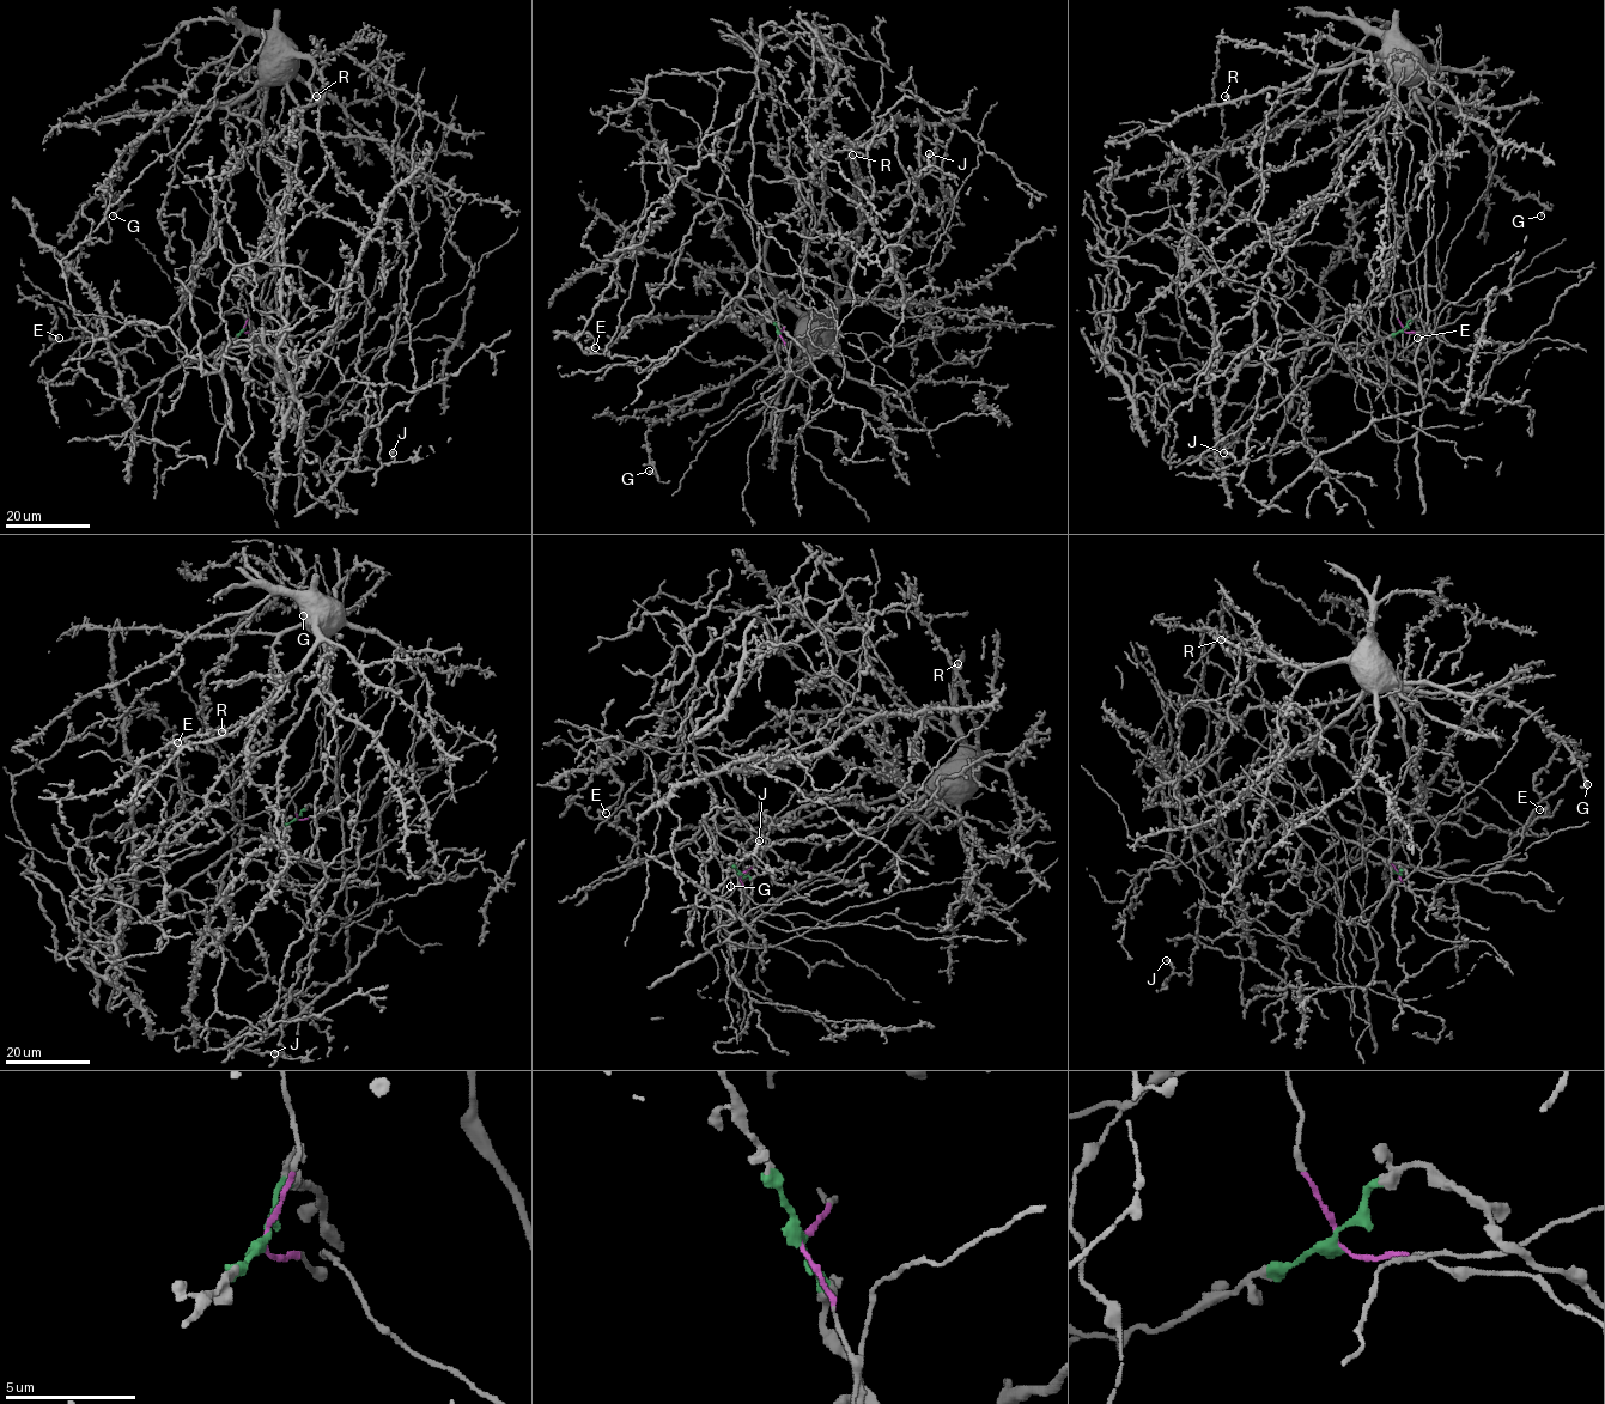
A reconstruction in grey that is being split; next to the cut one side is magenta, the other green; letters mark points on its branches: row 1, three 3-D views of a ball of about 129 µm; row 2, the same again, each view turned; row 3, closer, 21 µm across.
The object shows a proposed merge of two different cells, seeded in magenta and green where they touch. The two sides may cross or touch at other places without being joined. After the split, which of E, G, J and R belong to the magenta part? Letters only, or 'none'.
G, R

